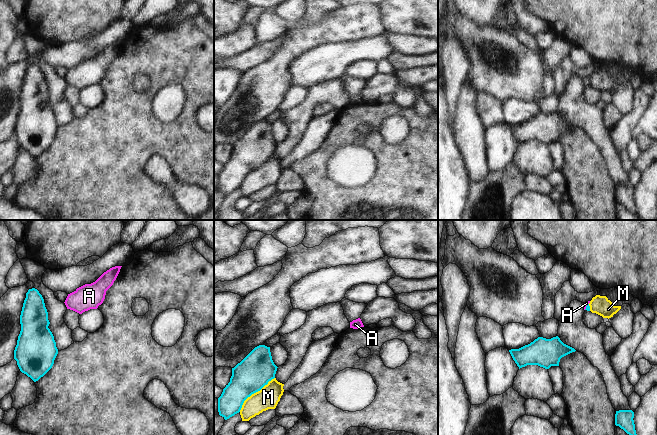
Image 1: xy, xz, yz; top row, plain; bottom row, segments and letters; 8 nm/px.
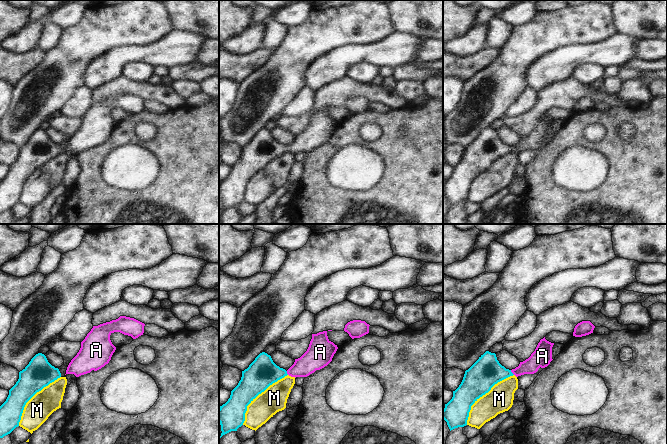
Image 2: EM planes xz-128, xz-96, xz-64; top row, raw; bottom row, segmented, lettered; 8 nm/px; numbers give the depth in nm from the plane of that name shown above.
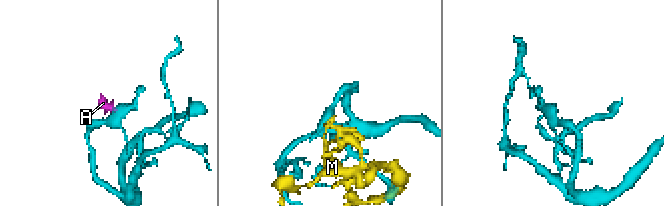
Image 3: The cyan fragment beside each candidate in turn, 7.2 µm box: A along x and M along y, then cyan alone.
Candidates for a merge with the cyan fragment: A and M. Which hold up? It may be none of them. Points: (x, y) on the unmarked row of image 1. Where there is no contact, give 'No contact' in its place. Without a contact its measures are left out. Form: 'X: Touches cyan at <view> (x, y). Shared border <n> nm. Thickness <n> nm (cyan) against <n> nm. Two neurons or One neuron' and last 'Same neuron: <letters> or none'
A: Touches cyan at yz (586, 82). Shared border 70 nm. Thickness 30 nm (cyan) against 30 nm. One neuron
M: Touches cyan at xz (254, 168). Shared border 400 nm. Thickness 280 nm (cyan) against 180 nm. Two neurons
Same neuron: A

